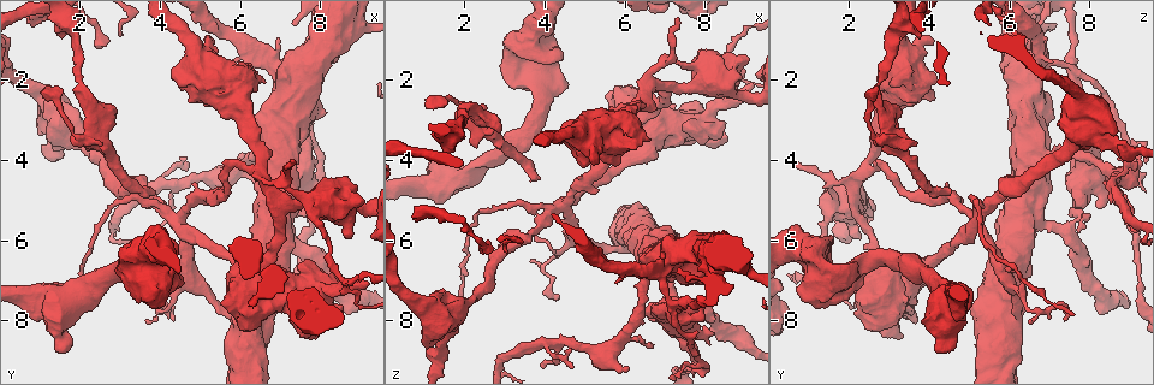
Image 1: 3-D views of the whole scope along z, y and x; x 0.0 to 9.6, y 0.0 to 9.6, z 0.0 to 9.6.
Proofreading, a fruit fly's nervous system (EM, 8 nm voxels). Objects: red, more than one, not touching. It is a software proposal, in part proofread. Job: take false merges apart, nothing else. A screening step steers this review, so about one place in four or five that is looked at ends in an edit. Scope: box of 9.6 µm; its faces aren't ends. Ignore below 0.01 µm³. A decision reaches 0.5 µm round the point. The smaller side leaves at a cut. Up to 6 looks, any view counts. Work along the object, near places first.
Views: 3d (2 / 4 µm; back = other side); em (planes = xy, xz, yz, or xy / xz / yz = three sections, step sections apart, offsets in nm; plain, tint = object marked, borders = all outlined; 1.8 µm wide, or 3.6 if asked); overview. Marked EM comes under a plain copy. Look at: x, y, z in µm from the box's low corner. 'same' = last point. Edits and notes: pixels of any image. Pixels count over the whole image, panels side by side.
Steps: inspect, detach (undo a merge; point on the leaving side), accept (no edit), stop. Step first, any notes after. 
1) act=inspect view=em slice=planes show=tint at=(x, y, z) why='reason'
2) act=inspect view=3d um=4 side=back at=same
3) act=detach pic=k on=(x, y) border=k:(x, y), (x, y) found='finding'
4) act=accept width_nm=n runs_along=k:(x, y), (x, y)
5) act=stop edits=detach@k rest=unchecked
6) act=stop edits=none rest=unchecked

act=inspect view=em slice=planes show=tint at=(6.85, 1.55, 6.75) why='sudden change in width'

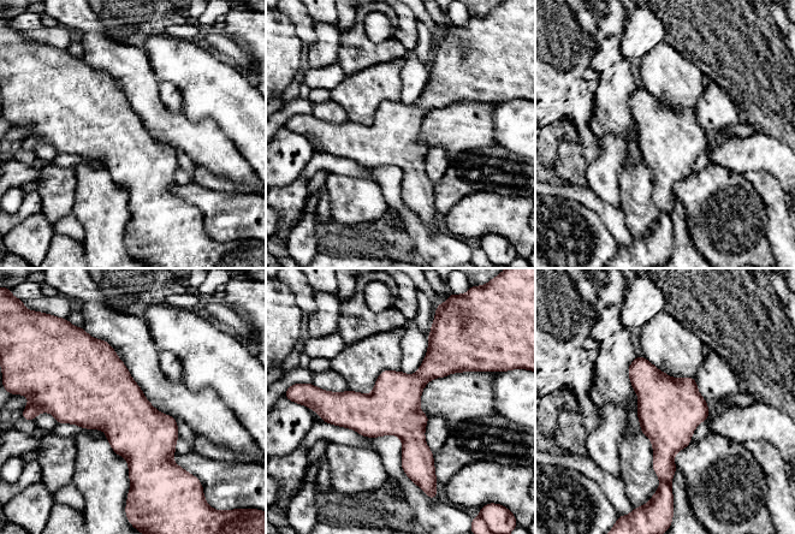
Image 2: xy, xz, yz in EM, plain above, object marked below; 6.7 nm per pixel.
act=accept runs_along=2:(463, 368), (432, 367), (391, 403), (328, 397) found='all the same neuron'

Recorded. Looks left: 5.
act=inspect view=3d um=4 at=(7.55, 4.75, 8.35) why='abrupt turn'

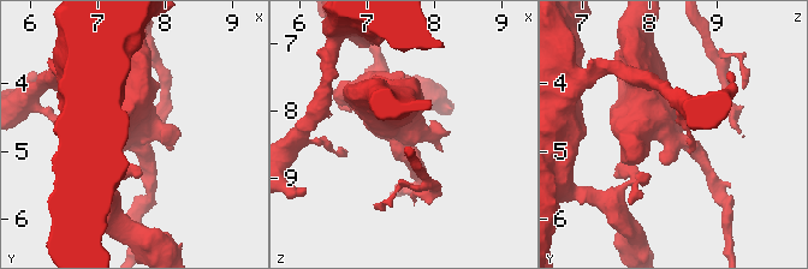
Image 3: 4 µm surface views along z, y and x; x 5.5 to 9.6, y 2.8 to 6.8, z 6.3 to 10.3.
act=inspect view=em um=3.6 slice=xy step=4 show=tint at=(7.55, 4.80, 8.35) why='shape alone is not enough'

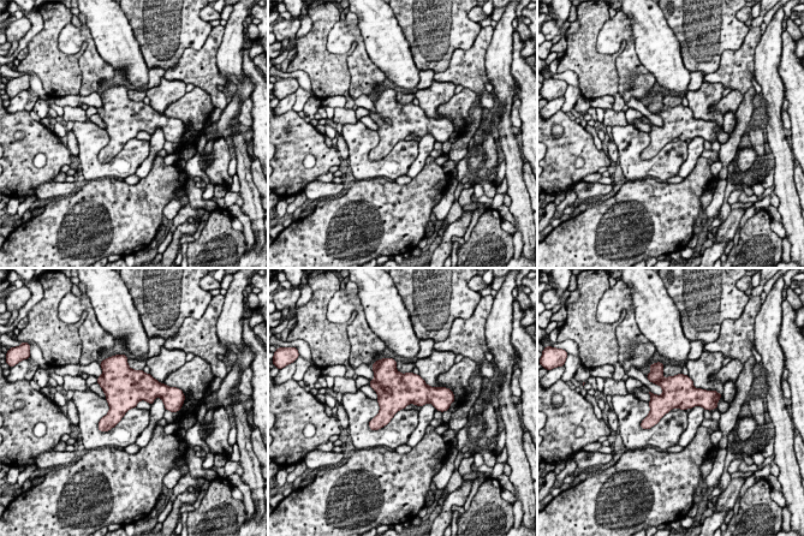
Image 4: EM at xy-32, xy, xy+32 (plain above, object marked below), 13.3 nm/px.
act=accept found='one neuron here'

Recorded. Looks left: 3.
act=inspect view=em um=3.6 slice=planes show=tint at=(3.80, 6.65, 1.20) why='thick turns thin'

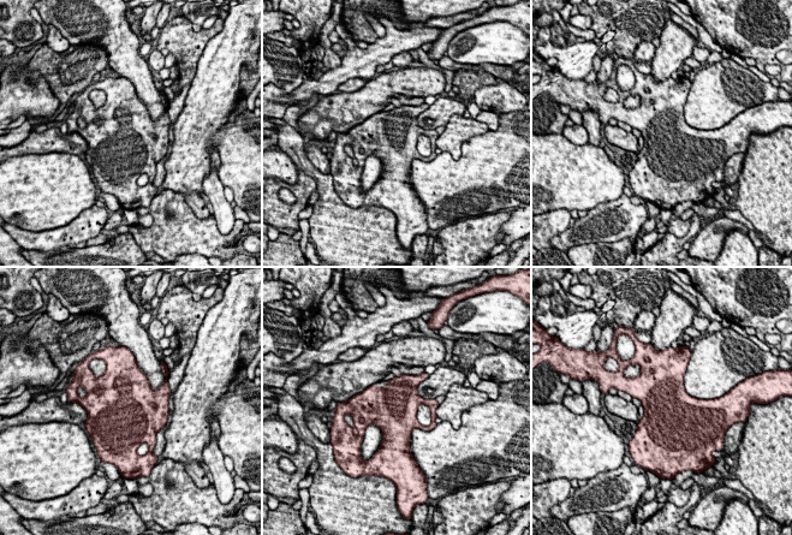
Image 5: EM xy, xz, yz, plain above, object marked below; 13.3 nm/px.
act=accept width_nm=650 found='continuous, no second neuron'

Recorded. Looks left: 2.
act=stop edits=none rest=unchecked

